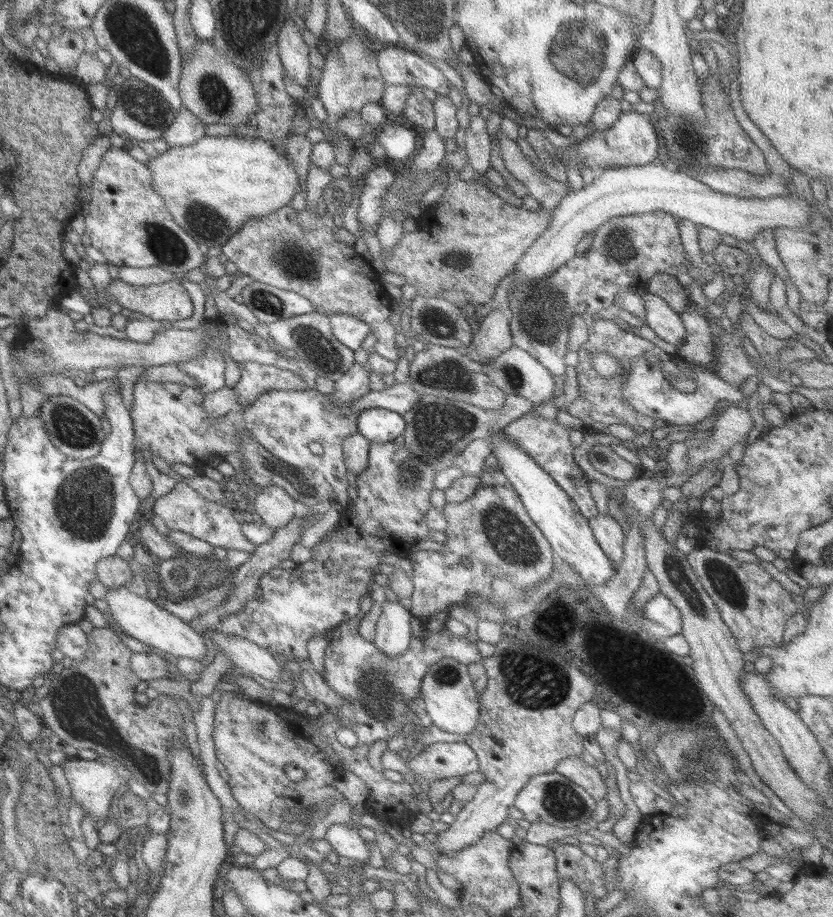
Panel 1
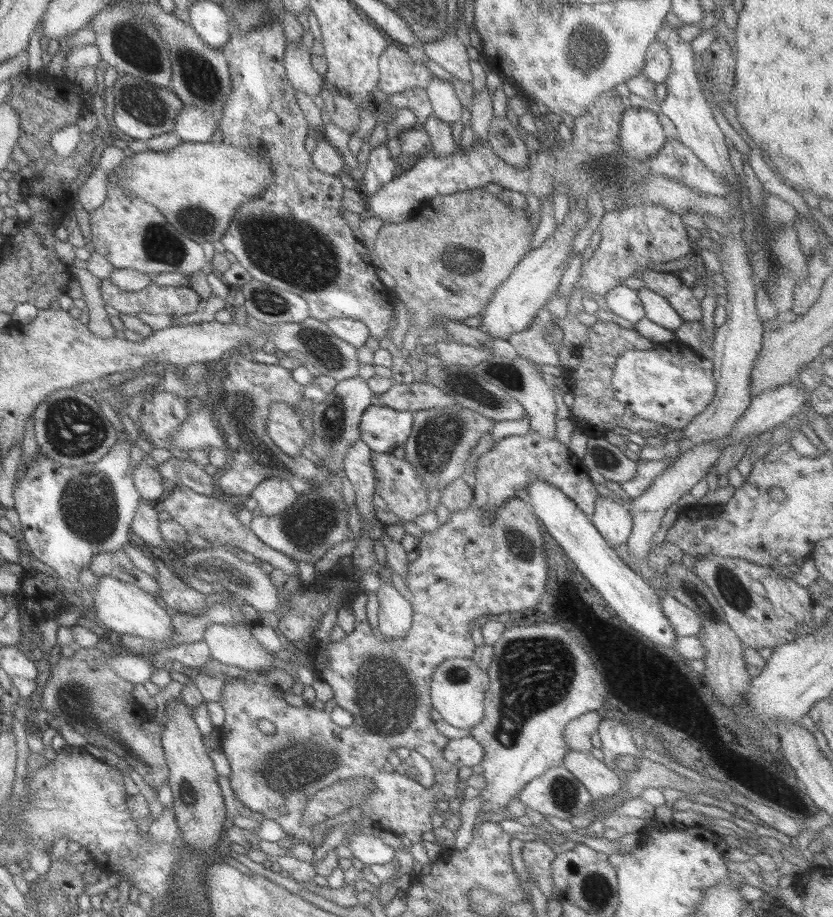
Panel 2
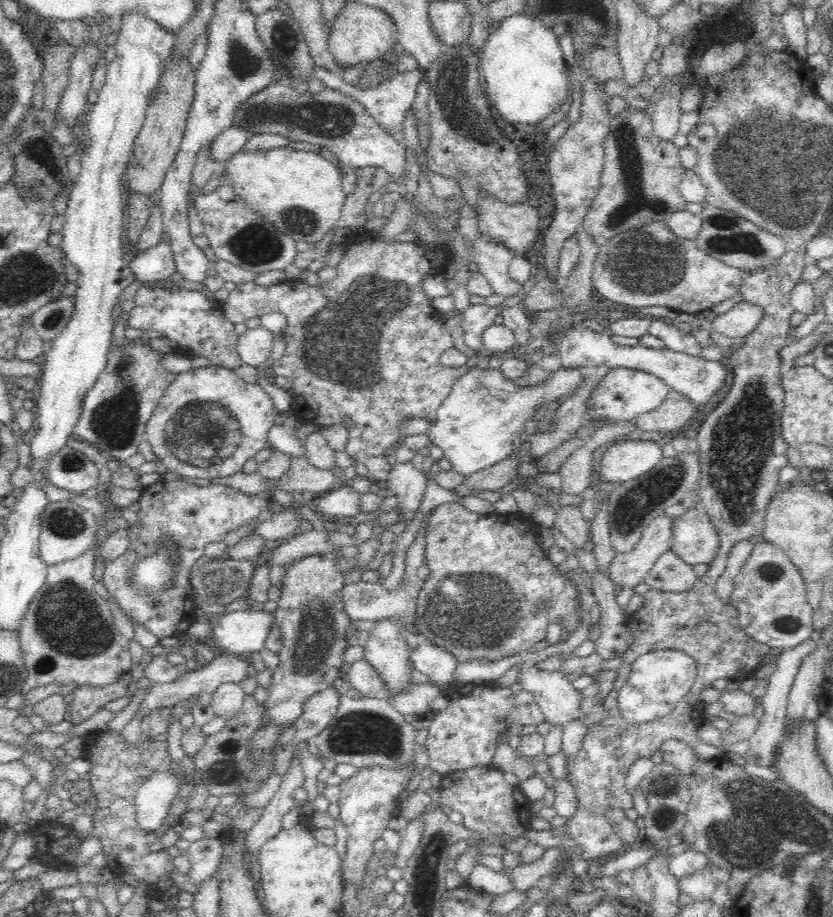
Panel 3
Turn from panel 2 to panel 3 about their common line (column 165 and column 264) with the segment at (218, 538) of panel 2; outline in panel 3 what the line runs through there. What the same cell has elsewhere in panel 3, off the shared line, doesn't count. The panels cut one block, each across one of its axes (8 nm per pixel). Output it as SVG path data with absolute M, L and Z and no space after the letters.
M160 478L140 487L139 523L127 527L130 548L117 560L106 563L101 581L147 641L173 642L196 621L190 575L194 563L204 558L206 546L223 541L230 531L248 524L262 512L275 510L276 504L265 494L247 495L217 483L200 487Z

